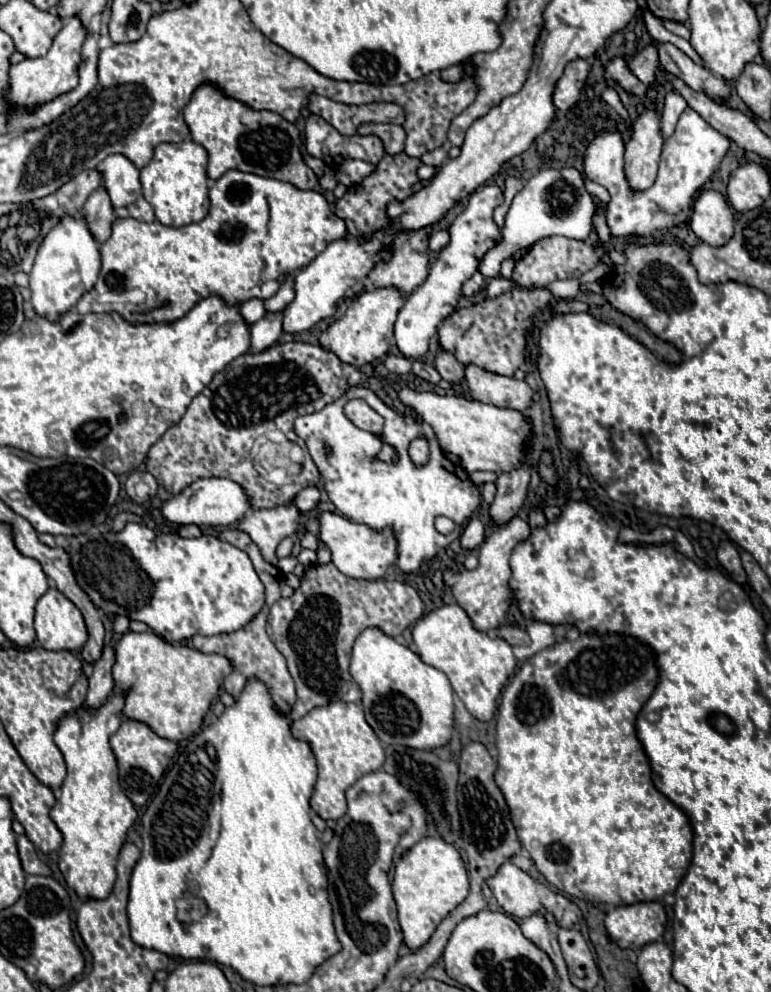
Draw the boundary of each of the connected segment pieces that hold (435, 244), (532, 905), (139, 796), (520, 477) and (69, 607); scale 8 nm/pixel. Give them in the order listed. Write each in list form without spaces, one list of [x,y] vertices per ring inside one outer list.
[[[435,231],[429,237],[429,249],[431,251],[441,251],[449,243],[449,233],[447,231]]]
[[[509,861],[503,863],[499,867],[499,871],[497,871],[497,875],[489,879],[489,887],[491,887],[497,903],[503,907],[503,911],[509,913],[509,915],[513,915],[513,917],[525,919],[531,913],[543,913],[549,923],[563,925],[563,927],[573,927],[575,923],[581,921],[581,915],[575,913],[575,911],[581,911],[581,909],[569,897],[565,899],[561,893],[553,893],[549,887],[541,885],[529,873],[521,871],[517,865],[513,865]]]
[[[123,719],[117,733],[111,735],[111,747],[113,747],[113,751],[117,755],[117,763],[119,763],[121,789],[133,801],[133,805],[145,805],[153,797],[157,783],[163,777],[165,767],[169,765],[171,757],[175,755],[177,743],[173,743],[169,739],[161,739],[157,733],[153,733],[141,721]]]
[[[525,461],[523,467],[499,475],[497,495],[489,507],[489,515],[495,525],[499,525],[499,527],[507,525],[523,507],[525,497],[527,497],[529,471],[531,471],[531,465],[529,465],[529,461]]]
[[[55,587],[37,601],[35,631],[41,647],[51,651],[79,651],[87,641],[81,611]]]

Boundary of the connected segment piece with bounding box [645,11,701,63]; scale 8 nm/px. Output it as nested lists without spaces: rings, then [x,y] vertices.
[[[651,11],[645,13],[645,27],[647,27],[647,33],[649,33],[655,41],[659,41],[659,43],[669,41],[669,43],[677,45],[681,51],[685,51],[685,53],[687,53],[695,63],[701,63],[699,55],[693,51],[693,47],[689,45],[689,41],[685,41],[685,39],[681,39],[681,37],[677,37],[677,35],[673,35],[673,33],[669,33],[669,31],[663,27],[661,19],[655,17]]]

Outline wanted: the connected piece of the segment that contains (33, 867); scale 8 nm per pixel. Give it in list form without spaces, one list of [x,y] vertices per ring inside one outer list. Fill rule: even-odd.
[[[25,835],[17,837],[17,847],[19,847],[19,857],[21,857],[25,873],[29,873],[29,875],[51,875],[51,869],[45,867],[45,863],[37,855],[35,845]]]

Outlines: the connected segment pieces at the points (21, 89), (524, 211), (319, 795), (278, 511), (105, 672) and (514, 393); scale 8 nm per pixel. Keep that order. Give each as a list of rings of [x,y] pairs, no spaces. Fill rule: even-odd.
[[[77,17],[67,19],[65,27],[57,33],[49,53],[45,57],[35,57],[35,59],[25,59],[17,65],[11,65],[9,75],[11,75],[11,85],[5,91],[5,99],[9,99],[9,103],[15,103],[19,107],[35,107],[41,105],[45,101],[51,101],[71,89],[77,87],[79,83],[79,63],[81,63],[81,45],[87,37],[87,29],[85,25],[81,25],[81,21],[77,21]]]
[[[575,167],[539,171],[513,197],[511,207],[505,215],[505,225],[501,229],[501,241],[493,249],[489,249],[489,253],[485,253],[479,265],[481,275],[487,279],[497,277],[501,269],[501,261],[505,261],[505,257],[513,257],[521,249],[527,249],[535,241],[545,237],[561,235],[567,239],[585,241],[593,229],[593,223],[591,223],[593,213],[595,213],[595,203],[593,203],[593,197],[583,187],[581,171],[577,171]]]
[[[335,701],[317,707],[299,721],[295,721],[291,725],[291,733],[295,739],[309,743],[317,761],[317,781],[311,795],[313,811],[323,819],[343,817],[347,809],[345,791],[365,773],[381,769],[385,761],[385,751],[381,747],[381,741],[365,721],[363,709],[355,703]]]
[[[295,503],[287,507],[273,509],[253,509],[239,521],[239,529],[251,537],[251,541],[261,549],[261,555],[271,565],[277,565],[275,549],[281,539],[291,537],[297,531],[301,513]]]
[[[105,645],[101,657],[93,665],[93,673],[89,677],[89,693],[85,699],[87,707],[99,707],[107,695],[113,691],[115,681],[113,681],[113,663],[115,663],[115,649],[113,645]]]
[[[477,365],[465,367],[465,383],[471,397],[495,407],[527,411],[535,403],[535,391],[527,381],[489,373]]]

